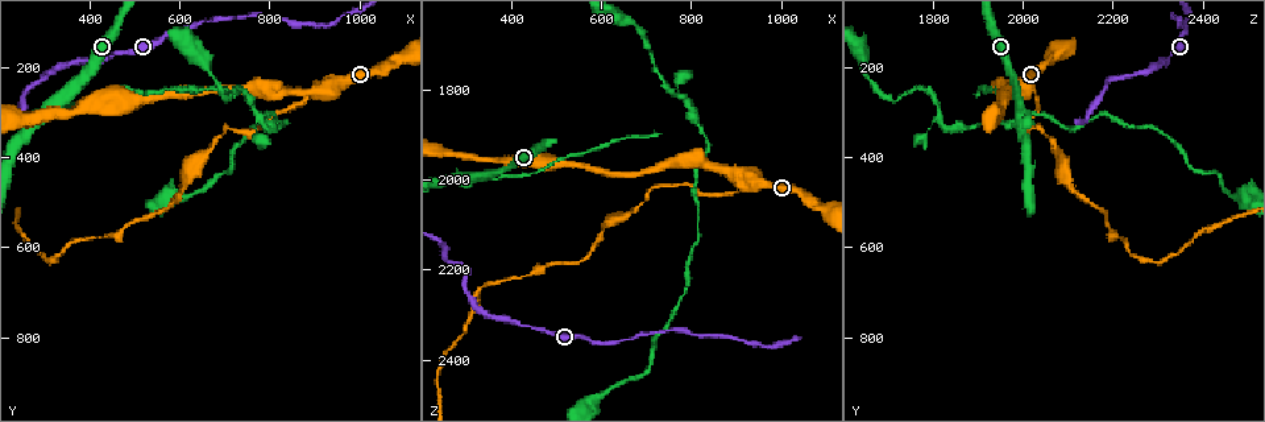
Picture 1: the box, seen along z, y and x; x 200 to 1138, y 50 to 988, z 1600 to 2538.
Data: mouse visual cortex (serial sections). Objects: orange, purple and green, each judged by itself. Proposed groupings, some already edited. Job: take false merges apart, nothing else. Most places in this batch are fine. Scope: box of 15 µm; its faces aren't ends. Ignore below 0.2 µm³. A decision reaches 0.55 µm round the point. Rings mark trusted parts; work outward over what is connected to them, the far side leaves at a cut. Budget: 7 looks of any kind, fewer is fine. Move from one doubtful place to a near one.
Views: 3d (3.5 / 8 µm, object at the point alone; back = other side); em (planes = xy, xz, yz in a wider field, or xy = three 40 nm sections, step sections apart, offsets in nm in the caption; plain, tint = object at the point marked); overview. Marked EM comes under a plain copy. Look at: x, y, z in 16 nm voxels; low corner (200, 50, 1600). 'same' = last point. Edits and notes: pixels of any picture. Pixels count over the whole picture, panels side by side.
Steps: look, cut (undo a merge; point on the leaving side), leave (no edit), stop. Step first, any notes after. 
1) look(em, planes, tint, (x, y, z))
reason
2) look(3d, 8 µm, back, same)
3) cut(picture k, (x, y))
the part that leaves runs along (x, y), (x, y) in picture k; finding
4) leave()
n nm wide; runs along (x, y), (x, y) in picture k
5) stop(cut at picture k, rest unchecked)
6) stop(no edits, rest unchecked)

look(em, xy, step 2, tint, (290, 230, 2200))
sharp bend

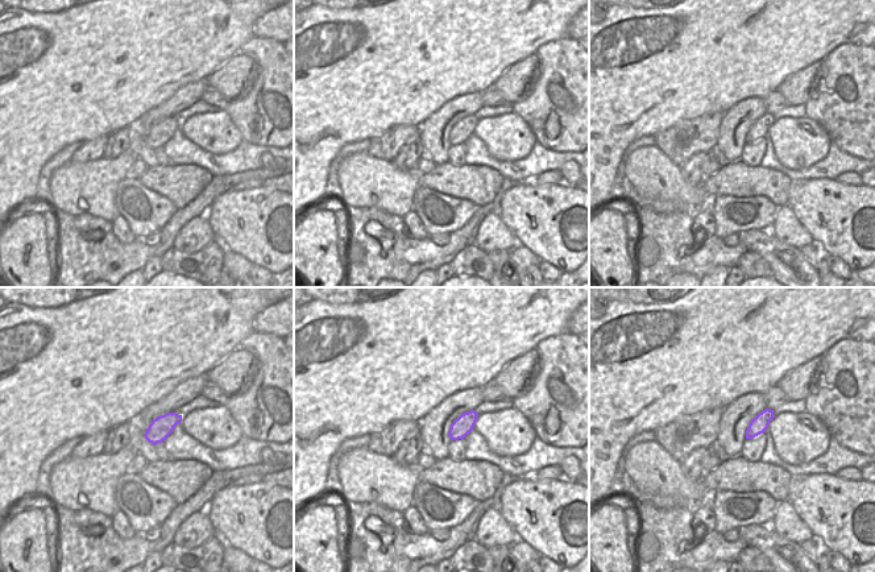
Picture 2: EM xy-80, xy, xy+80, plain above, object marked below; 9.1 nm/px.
look(3d, 3.5 µm, same)
wider look

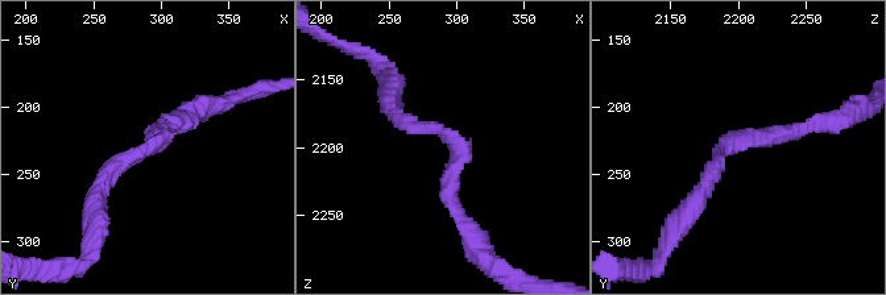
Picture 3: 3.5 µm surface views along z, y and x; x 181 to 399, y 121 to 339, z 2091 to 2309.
leave()
arms of 200, 200 nm; one cell here

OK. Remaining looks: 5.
look(3d, 3.5 µm, (270, 325, 1990))
a fork

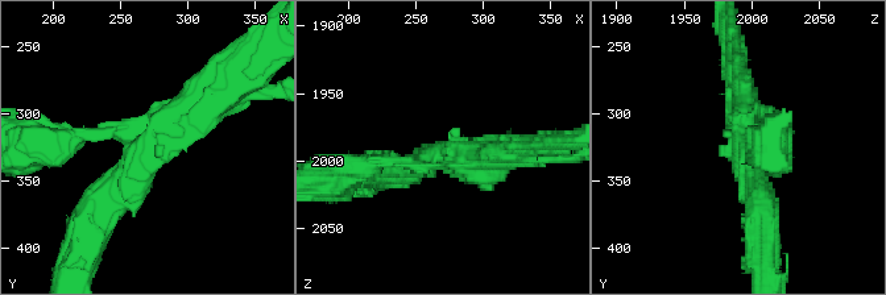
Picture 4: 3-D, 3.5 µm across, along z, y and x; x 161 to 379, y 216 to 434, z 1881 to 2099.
look(em, xy, step 1, tint, (274, 324, 1992))
need the tissue

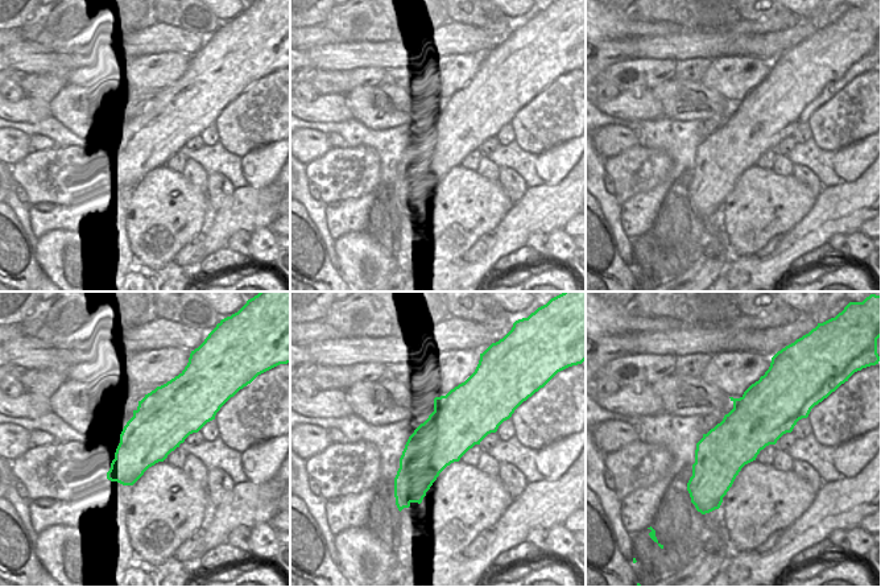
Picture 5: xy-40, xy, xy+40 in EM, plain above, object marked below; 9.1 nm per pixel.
cut(picture 4, (86, 136))
500 nm wide; two cells meet here

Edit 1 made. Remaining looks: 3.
look(overview)
see it whole again

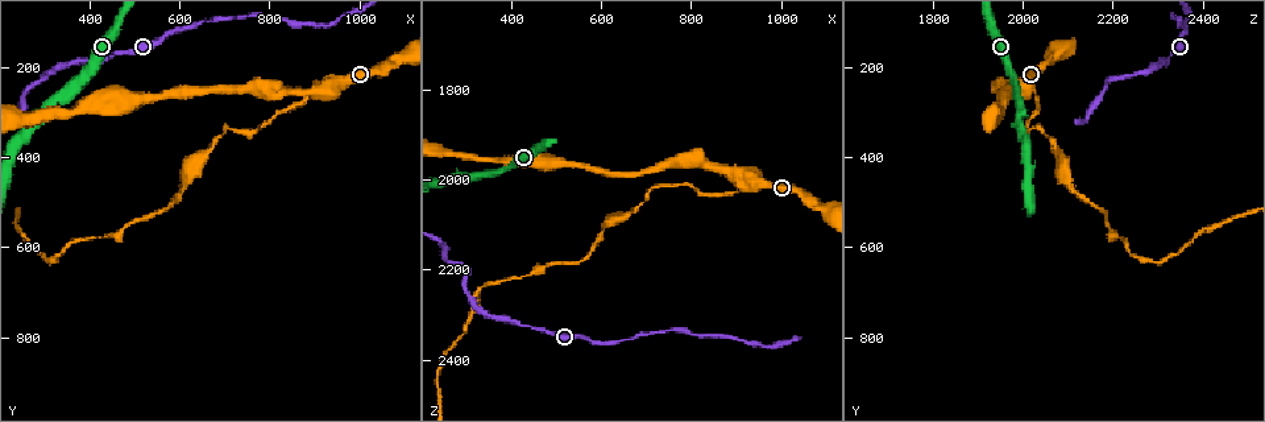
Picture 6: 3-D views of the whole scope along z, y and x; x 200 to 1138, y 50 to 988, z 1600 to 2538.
look(3d, 3.5 µm, (915, 250, 2005))
side arm on a straight run

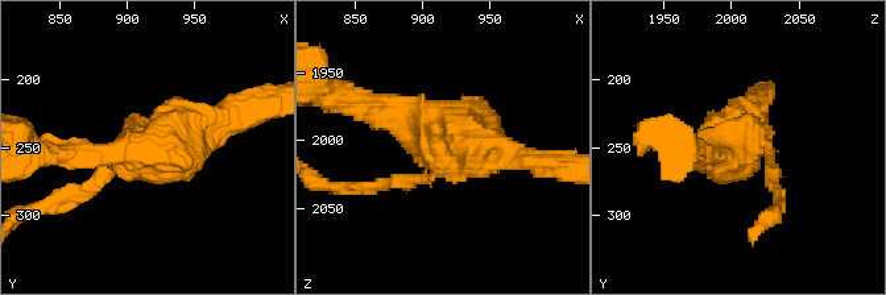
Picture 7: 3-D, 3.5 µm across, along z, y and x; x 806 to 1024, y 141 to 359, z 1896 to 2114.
look(em, xy, step 1, tint, (908, 256, 1998))
3 arms; arms of 150, 300, 300 nm

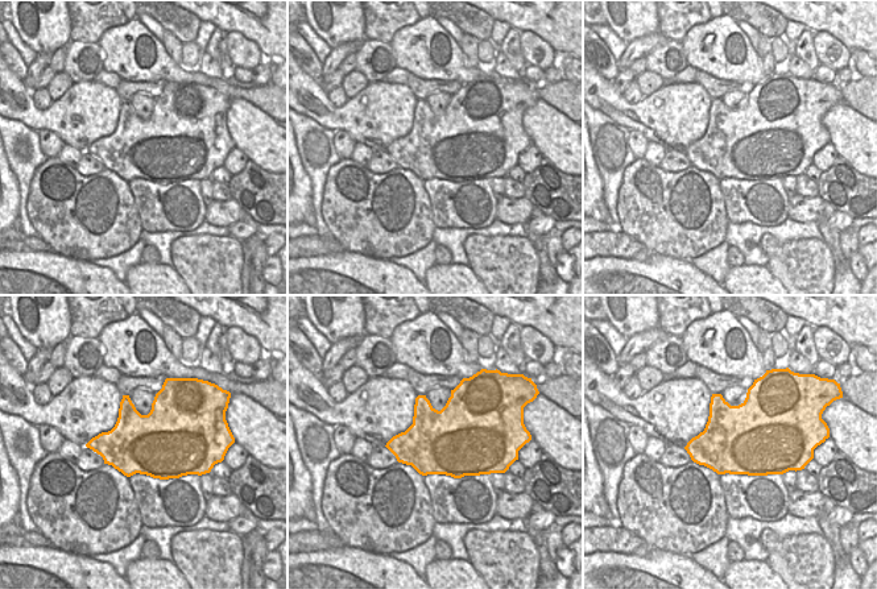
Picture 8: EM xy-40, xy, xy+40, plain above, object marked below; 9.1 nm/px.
cut(picture 7, (371, 186))
650 nm wide; the part that leaves runs along (406, 182), (330, 186) in picture 7; a second cell is stuck on

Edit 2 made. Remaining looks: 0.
stop(cut at picture 4, cut at picture 7, rest unchecked)

